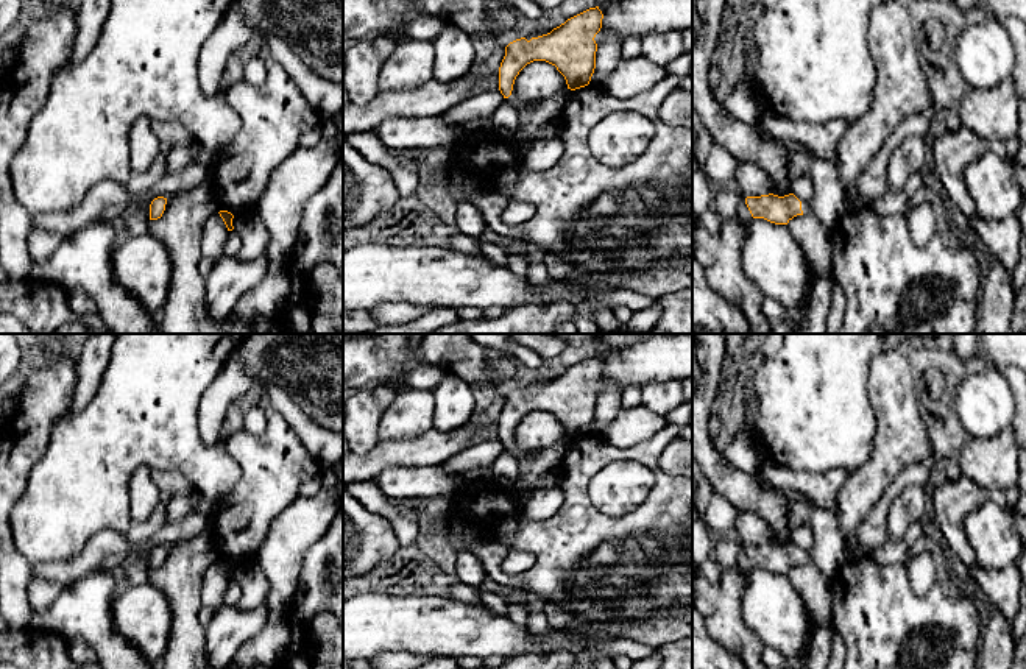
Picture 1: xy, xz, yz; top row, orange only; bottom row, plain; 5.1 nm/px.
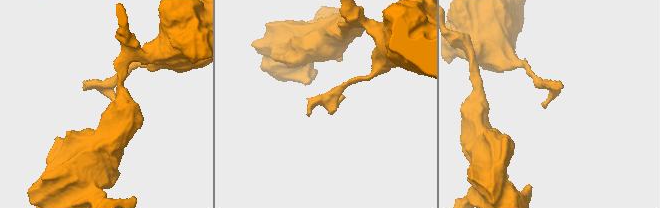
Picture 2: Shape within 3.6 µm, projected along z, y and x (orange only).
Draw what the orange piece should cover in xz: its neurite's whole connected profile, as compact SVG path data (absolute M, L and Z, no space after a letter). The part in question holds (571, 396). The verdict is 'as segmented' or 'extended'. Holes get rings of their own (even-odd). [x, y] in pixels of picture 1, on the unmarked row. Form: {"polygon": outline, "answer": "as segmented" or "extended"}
{"polygon": "M599 356L589 357L547 384L510 391L499 416L499 440L504 448L518 460L533 455L511 441L519 421L533 410L555 415L571 440L588 435L596 418L594 387L602 377L602 368Z", "answer": "extended"}

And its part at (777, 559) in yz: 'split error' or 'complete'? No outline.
split error

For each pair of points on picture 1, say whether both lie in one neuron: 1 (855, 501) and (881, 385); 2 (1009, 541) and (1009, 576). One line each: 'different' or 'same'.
1: same
2: different

